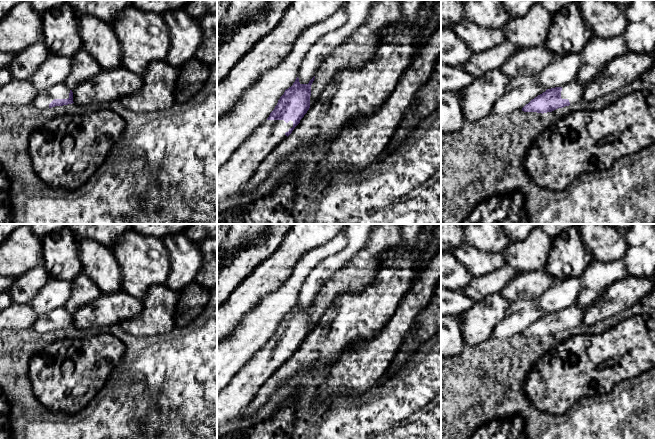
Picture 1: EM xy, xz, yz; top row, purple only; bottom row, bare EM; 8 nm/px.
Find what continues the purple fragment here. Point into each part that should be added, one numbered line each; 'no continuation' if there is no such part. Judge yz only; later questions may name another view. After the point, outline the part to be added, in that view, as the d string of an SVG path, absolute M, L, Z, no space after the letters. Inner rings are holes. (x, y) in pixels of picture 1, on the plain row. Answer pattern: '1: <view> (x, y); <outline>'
1: yz (574, 315); M574 304L569 308L562 310L561 322L568 323L570 328L584 325L584 313L586 307Z

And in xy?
1: xy (60, 315); M57 308L45 314L39 314L33 325L33 329L38 333L47 333L54 323L68 323L70 313L64 308Z

